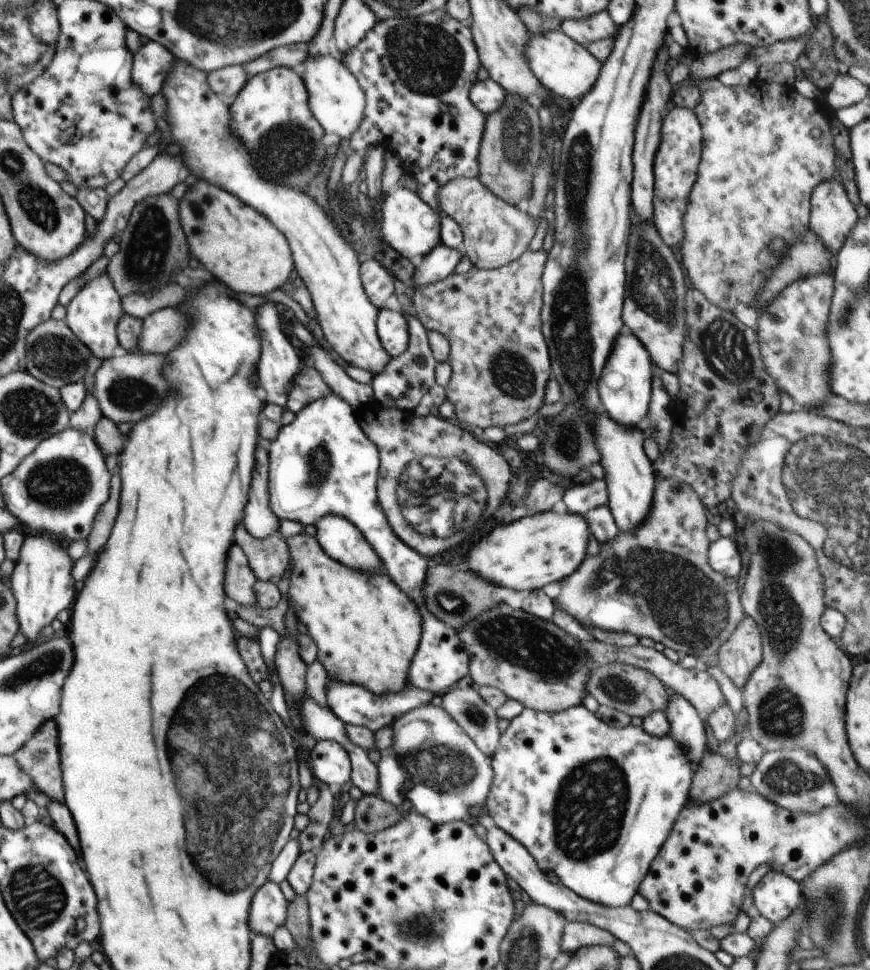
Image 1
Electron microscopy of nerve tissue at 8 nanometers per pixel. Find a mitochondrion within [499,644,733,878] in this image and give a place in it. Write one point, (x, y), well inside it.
(592, 799)

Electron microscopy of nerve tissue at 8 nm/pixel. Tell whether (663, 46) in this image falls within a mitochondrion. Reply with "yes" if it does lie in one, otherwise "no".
no

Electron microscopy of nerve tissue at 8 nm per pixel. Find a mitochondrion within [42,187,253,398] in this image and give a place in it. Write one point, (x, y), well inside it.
(146, 260)

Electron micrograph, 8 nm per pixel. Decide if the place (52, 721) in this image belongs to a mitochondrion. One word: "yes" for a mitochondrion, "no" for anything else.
no

